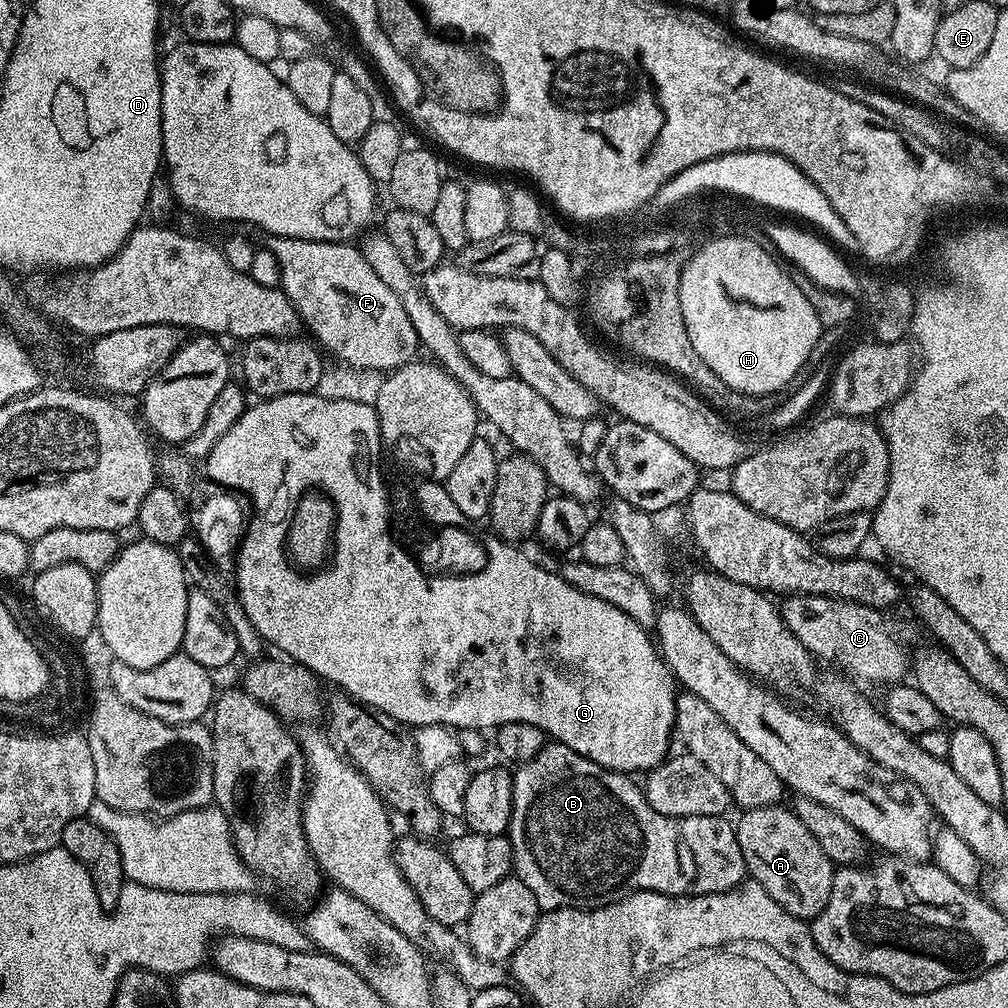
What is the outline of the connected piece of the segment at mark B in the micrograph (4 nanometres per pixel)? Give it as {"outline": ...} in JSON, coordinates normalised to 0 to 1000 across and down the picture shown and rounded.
{"outline":[[[555,736],[541,737],[538,745],[530,752],[519,755],[516,763],[508,766],[510,780],[510,796],[506,808],[506,819],[503,831],[508,836],[508,860],[511,868],[530,887],[534,899],[540,905],[552,905],[556,901],[600,901],[618,889],[627,885],[656,885],[658,889],[703,889],[705,885],[725,885],[739,876],[742,860],[736,851],[736,839],[732,839],[729,820],[721,817],[718,810],[662,810],[653,808],[639,791],[638,781],[631,778],[626,769],[618,766],[608,766],[606,762],[598,762],[585,752],[565,744],[565,740]]]}

